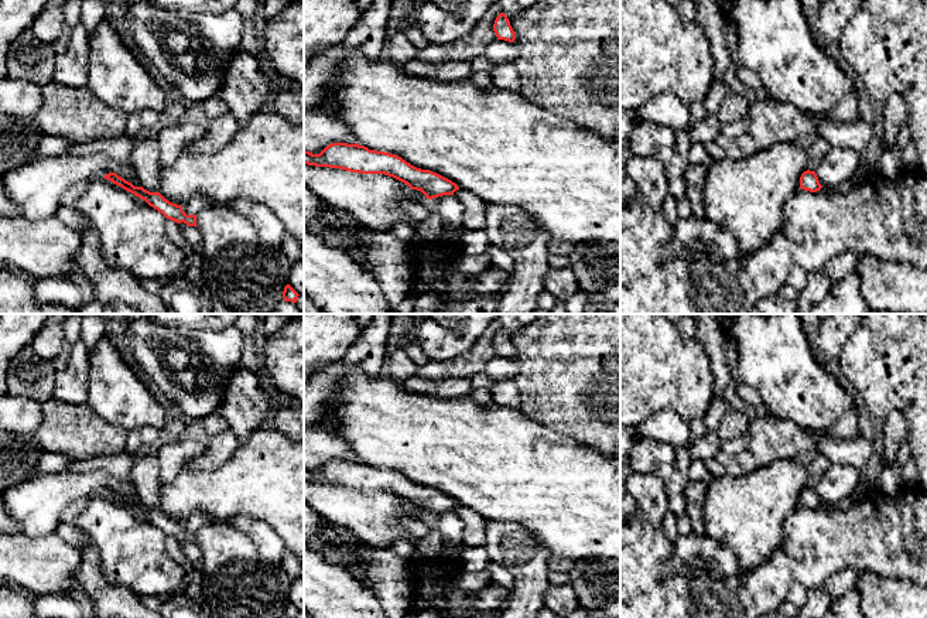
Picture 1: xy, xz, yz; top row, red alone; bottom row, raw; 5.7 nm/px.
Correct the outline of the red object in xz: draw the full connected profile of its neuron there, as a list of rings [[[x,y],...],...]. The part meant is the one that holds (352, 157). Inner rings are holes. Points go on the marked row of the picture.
[[[332,143],[319,154],[304,150],[304,164],[360,174],[384,174],[407,184],[411,190],[421,191],[428,199],[454,195],[459,190],[455,182],[437,173],[417,168],[396,154],[369,150],[358,143]]]

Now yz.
[[[804,171],[800,177],[800,188],[810,191],[810,192],[817,192],[822,188],[822,185],[818,181],[818,177],[815,171]]]

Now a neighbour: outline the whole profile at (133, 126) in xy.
[[[137,113],[129,115],[126,122],[126,136],[136,139],[144,133],[146,130],[143,129],[140,115]]]

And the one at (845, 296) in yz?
[[[856,272],[839,281],[832,281],[827,296],[807,314],[866,314],[869,304],[862,296]]]

